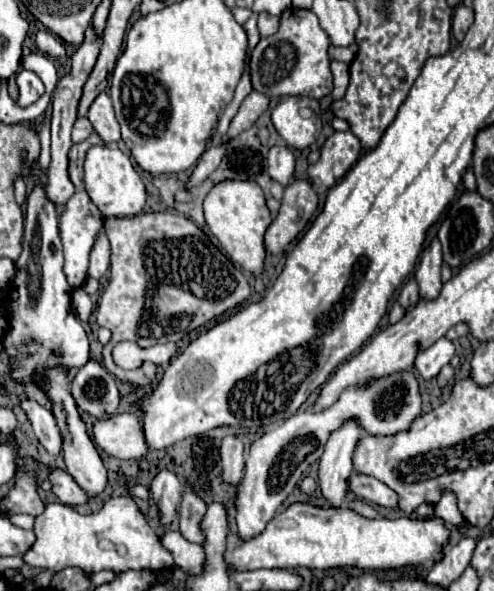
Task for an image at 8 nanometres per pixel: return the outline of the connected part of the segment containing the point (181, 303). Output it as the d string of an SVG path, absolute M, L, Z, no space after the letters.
M172 212L158 214L138 214L132 218L108 218L106 234L112 250L112 268L110 268L110 284L104 288L98 302L98 324L112 330L112 340L104 346L104 366L108 372L118 376L124 382L138 386L152 386L156 382L156 366L152 362L144 362L136 370L122 370L112 360L112 348L118 342L130 340L142 348L150 348L162 338L142 336L140 322L146 306L146 292L152 280L152 270L148 274L144 260L150 264L160 264L160 282L154 284L154 294L148 298L156 298L156 316L180 316L184 314L184 324L174 324L174 342L184 338L188 332L198 326L210 322L222 312L242 304L250 294L250 284L246 276L210 242L210 238L186 216L178 216Z

